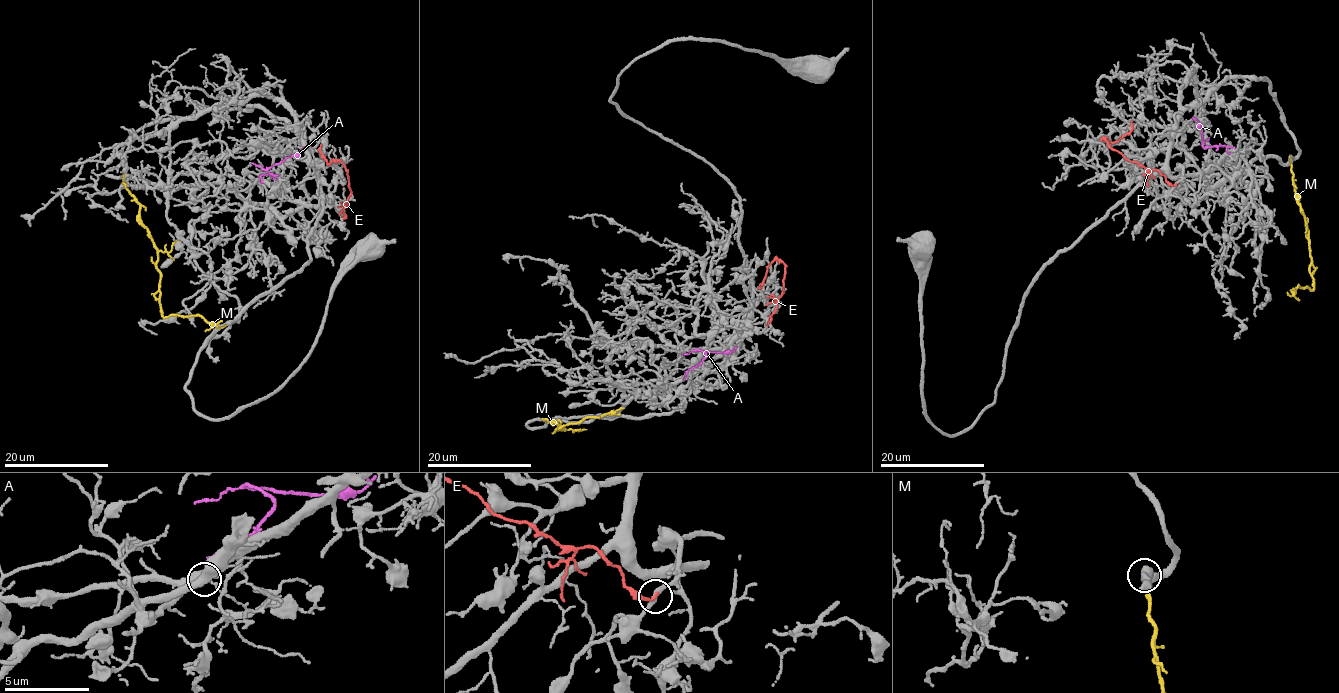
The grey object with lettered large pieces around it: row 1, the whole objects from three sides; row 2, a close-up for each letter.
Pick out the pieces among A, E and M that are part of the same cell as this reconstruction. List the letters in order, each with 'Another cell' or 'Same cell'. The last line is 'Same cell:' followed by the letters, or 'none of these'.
A: Another cell
E: Another cell
M: Another cell
Same cell: none of these

